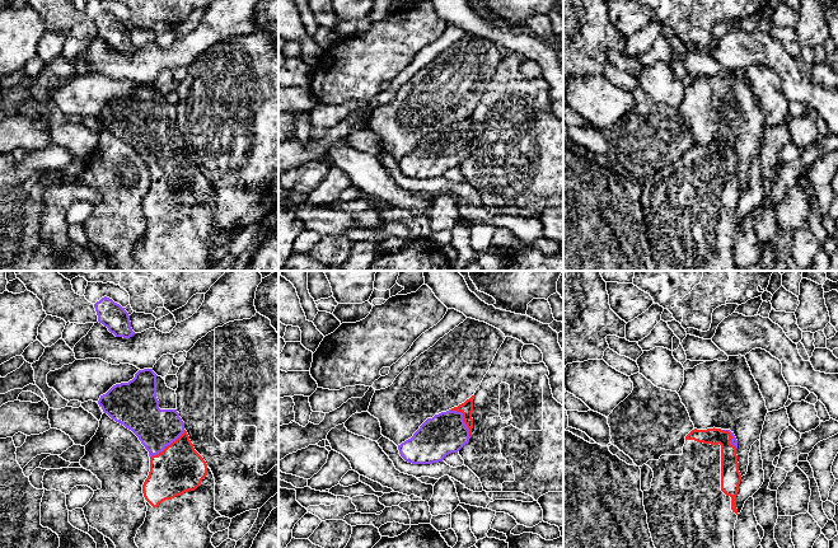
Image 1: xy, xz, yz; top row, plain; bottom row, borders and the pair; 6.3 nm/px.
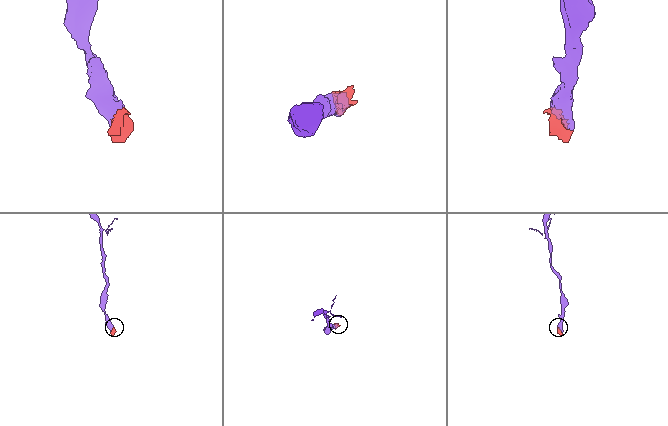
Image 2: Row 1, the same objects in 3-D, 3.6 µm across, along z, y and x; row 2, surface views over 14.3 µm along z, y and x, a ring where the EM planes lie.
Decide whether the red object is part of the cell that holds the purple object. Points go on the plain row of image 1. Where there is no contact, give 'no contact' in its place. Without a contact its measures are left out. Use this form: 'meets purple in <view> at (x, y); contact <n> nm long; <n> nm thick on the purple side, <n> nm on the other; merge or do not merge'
meets purple in xy at (167, 160); contact 280 nm long; 260 nm thick on the purple side, 300 nm on the other; merge

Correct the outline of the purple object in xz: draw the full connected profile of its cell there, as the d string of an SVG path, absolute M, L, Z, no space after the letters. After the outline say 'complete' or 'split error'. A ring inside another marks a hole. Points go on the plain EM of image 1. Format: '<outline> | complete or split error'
M474 111L458 122L427 134L411 154L398 160L401 172L412 179L432 179L458 168L472 153L473 114Z | split error

